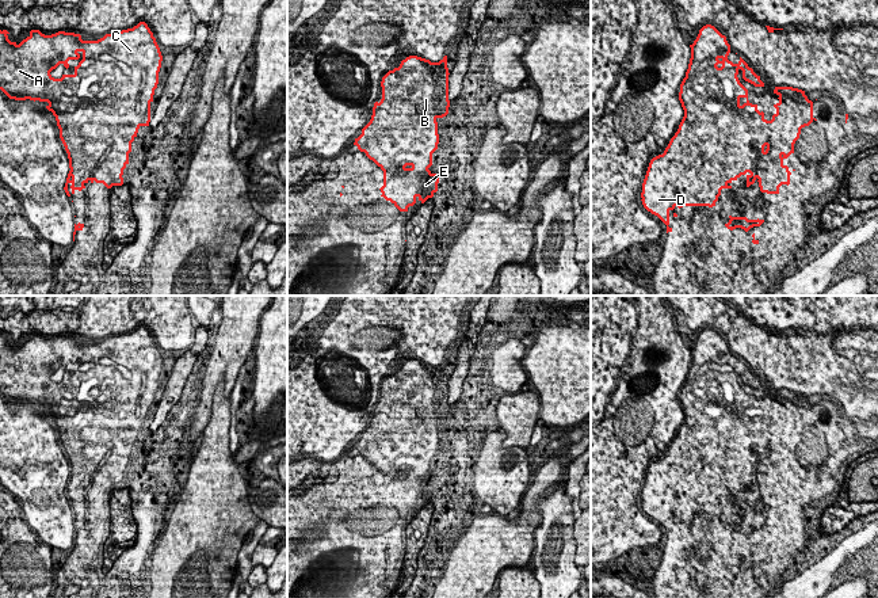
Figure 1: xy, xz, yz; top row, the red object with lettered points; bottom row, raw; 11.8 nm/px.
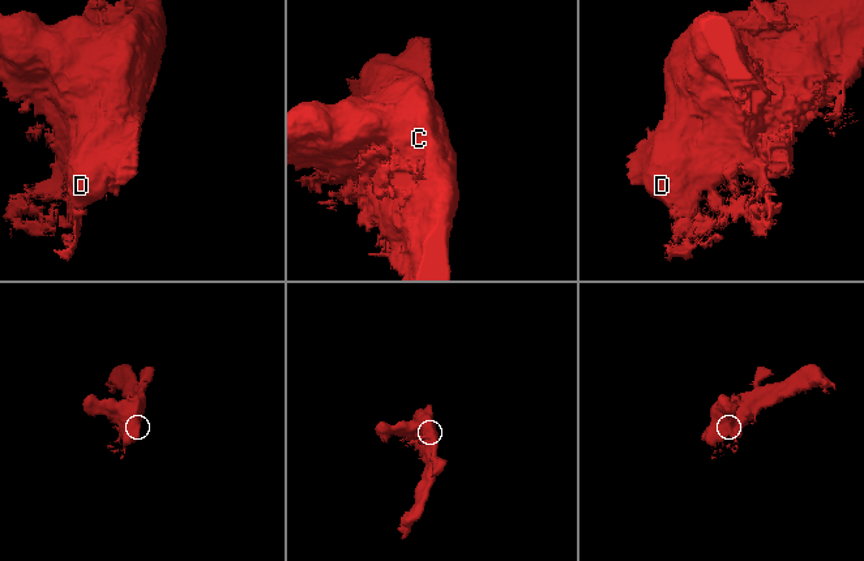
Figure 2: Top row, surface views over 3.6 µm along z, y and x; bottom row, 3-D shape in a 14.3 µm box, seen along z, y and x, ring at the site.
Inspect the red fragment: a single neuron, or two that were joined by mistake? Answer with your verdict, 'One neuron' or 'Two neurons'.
One neuron

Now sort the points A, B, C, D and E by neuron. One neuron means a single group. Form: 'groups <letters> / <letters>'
groups A B C D E

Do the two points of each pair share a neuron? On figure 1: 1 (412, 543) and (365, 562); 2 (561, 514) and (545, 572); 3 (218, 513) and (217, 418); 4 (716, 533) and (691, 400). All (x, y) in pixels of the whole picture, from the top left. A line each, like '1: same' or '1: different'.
1: different
2: same
3: same
4: same

